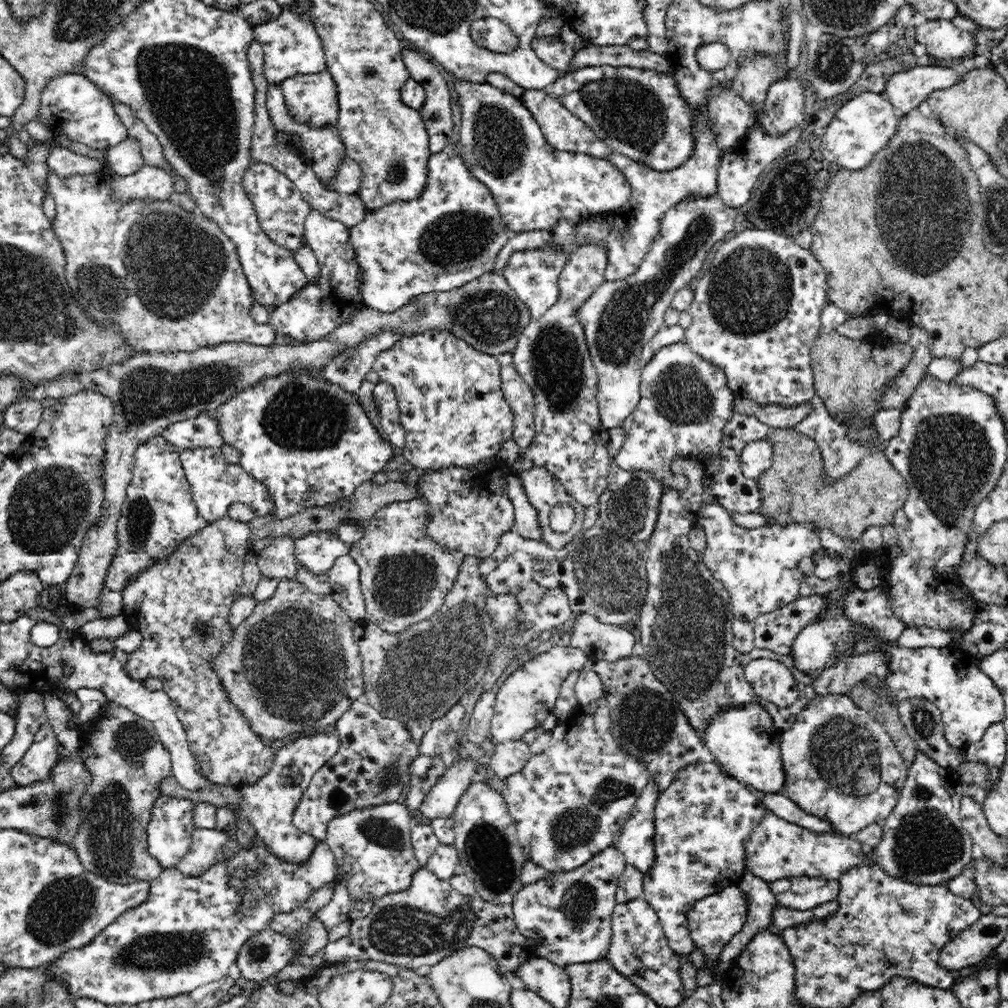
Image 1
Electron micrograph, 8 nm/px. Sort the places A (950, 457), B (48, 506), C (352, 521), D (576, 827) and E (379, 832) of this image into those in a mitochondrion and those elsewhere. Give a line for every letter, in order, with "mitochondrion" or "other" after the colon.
A: mitochondrion
B: mitochondrion
C: other
D: mitochondrion
E: mitochondrion

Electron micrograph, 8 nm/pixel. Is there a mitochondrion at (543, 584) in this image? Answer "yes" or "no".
no

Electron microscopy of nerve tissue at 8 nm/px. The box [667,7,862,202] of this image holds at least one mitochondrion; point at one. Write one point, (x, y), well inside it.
(829, 67)

